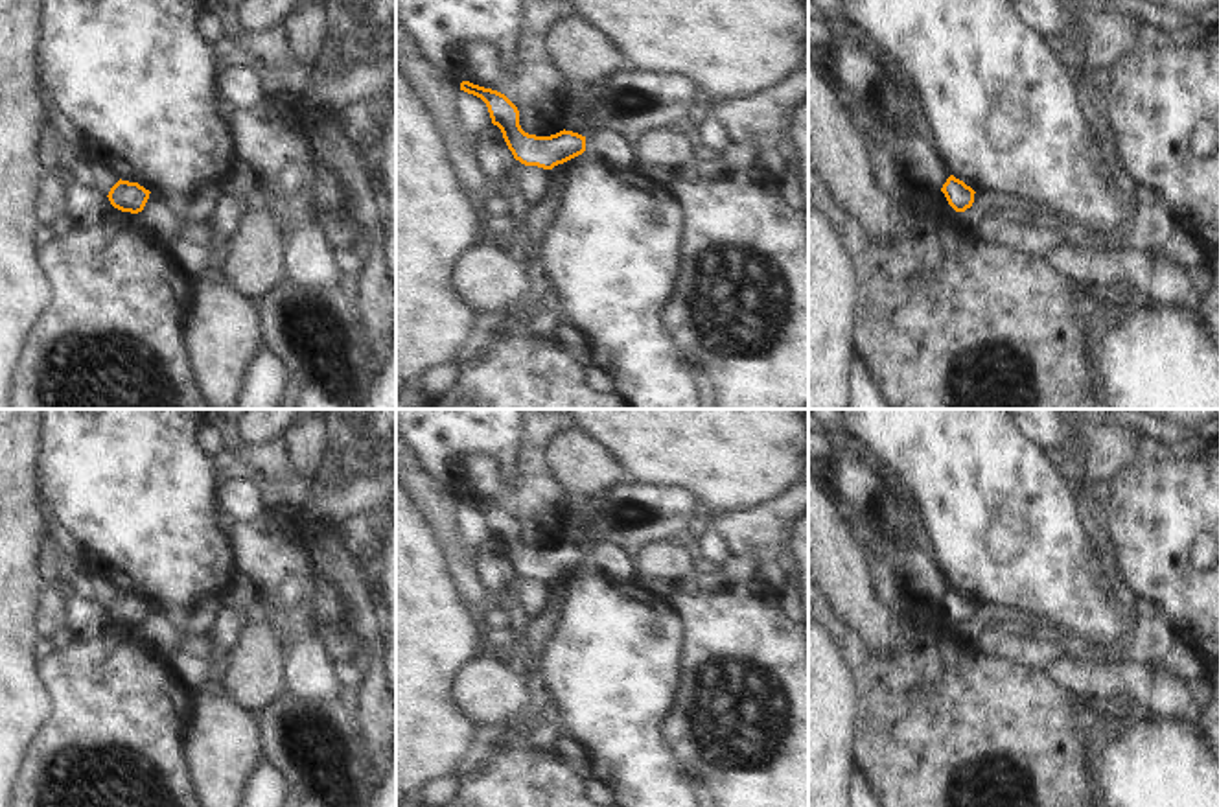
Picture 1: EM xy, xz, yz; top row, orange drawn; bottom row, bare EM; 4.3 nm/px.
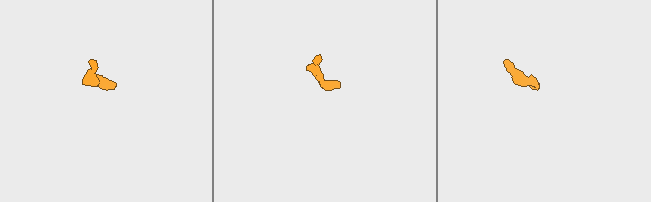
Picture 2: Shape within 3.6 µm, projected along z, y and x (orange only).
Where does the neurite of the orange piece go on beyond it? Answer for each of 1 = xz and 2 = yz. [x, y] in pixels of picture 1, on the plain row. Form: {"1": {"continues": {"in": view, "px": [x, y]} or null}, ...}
{"1": {"continues": {"in": "xz", "px": [606, 557]}}, "2": {"continues": null}}

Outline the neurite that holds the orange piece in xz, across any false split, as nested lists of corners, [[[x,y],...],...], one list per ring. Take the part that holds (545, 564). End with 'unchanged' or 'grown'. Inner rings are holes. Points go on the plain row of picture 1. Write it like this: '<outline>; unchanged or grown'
[[[462,494],[460,503],[473,507],[486,516],[492,536],[501,542],[514,571],[525,579],[552,582],[584,564],[622,580],[637,577],[633,560],[613,544],[602,542],[587,545],[586,549],[565,542],[551,549],[528,547],[519,538],[517,520],[505,507],[470,494]]]; grown

